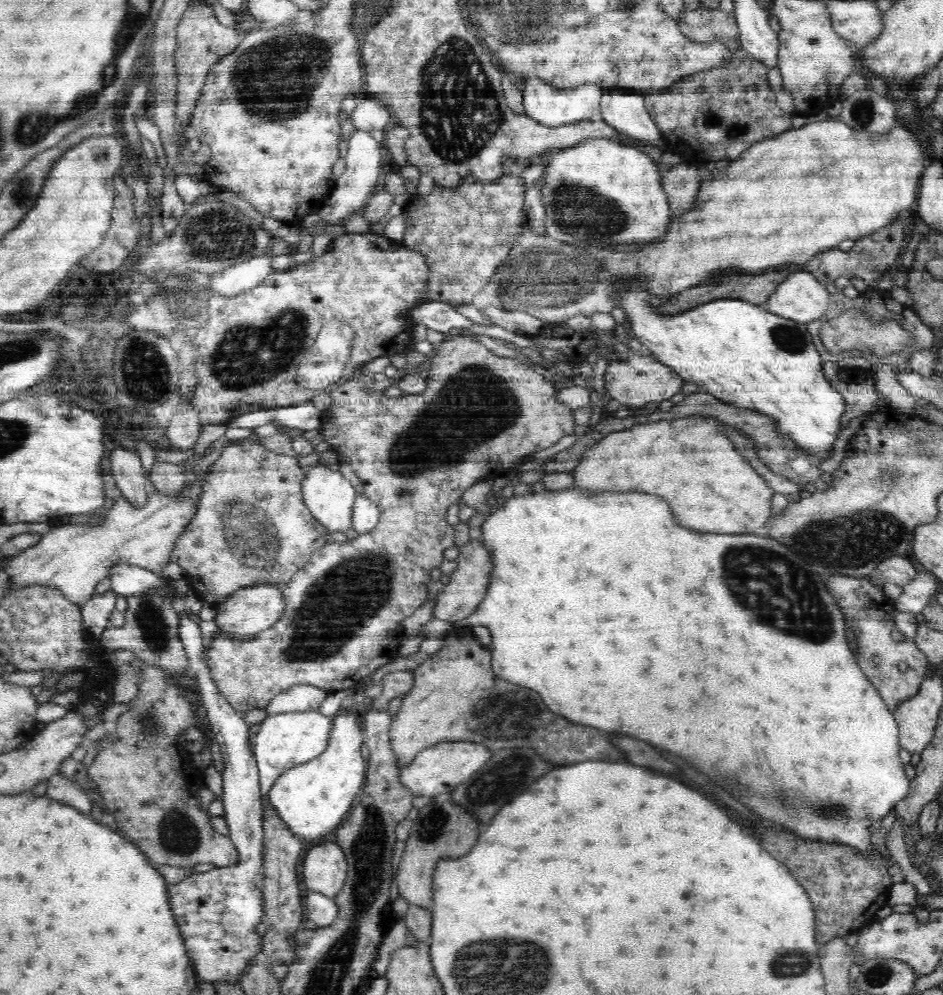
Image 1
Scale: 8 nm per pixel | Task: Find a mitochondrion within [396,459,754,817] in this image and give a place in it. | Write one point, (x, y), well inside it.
(495, 718)

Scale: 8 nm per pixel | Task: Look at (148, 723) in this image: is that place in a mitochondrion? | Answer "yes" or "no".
yes

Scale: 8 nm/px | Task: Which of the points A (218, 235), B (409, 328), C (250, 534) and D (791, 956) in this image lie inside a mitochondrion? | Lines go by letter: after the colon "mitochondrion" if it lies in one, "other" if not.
A: mitochondrion
B: other
C: mitochondrion
D: mitochondrion

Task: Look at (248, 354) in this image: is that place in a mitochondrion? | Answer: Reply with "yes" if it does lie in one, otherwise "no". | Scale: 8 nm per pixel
yes

